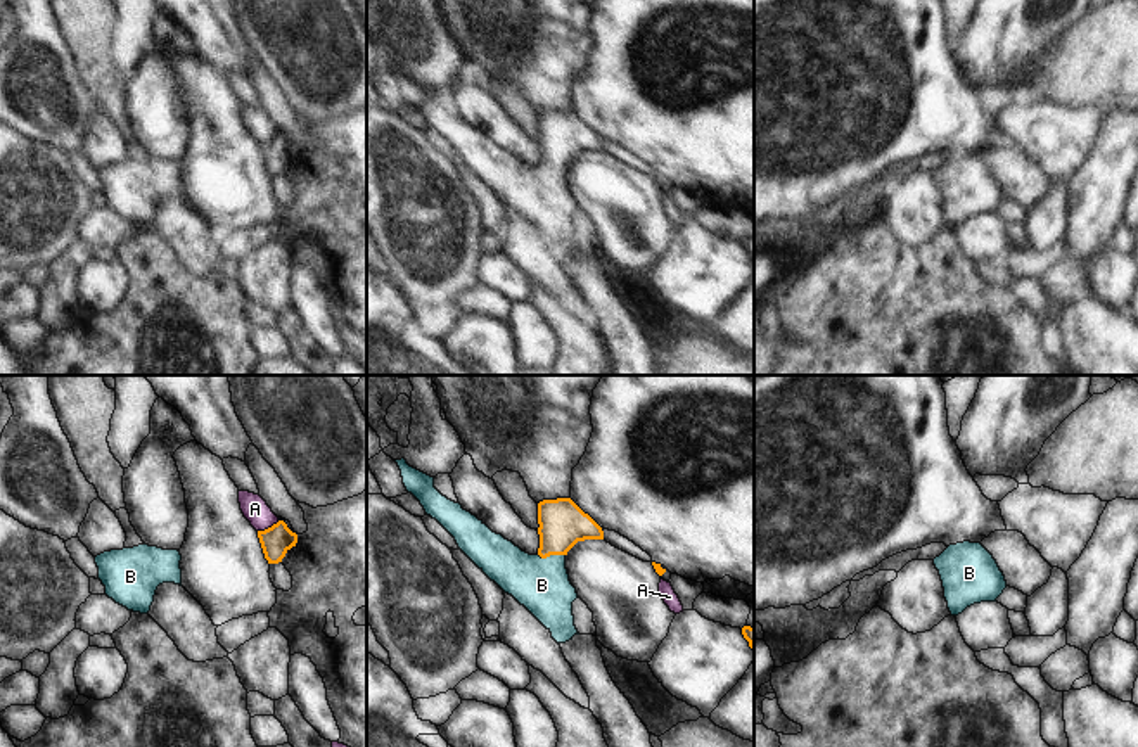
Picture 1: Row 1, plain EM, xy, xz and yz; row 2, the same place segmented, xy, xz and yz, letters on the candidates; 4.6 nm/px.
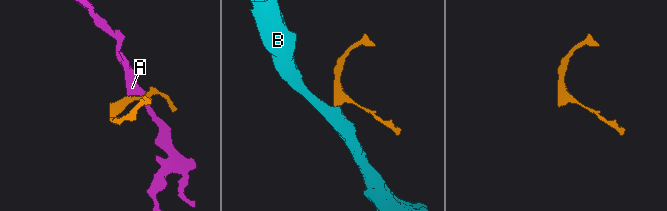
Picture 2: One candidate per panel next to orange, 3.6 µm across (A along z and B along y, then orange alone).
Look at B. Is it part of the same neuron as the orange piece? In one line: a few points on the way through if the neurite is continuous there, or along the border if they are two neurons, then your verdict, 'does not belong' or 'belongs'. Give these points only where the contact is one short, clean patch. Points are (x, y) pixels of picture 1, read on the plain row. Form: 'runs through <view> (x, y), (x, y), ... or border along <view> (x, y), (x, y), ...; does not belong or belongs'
runs through xz (562, 135), (552, 166), (542, 197); belongs

